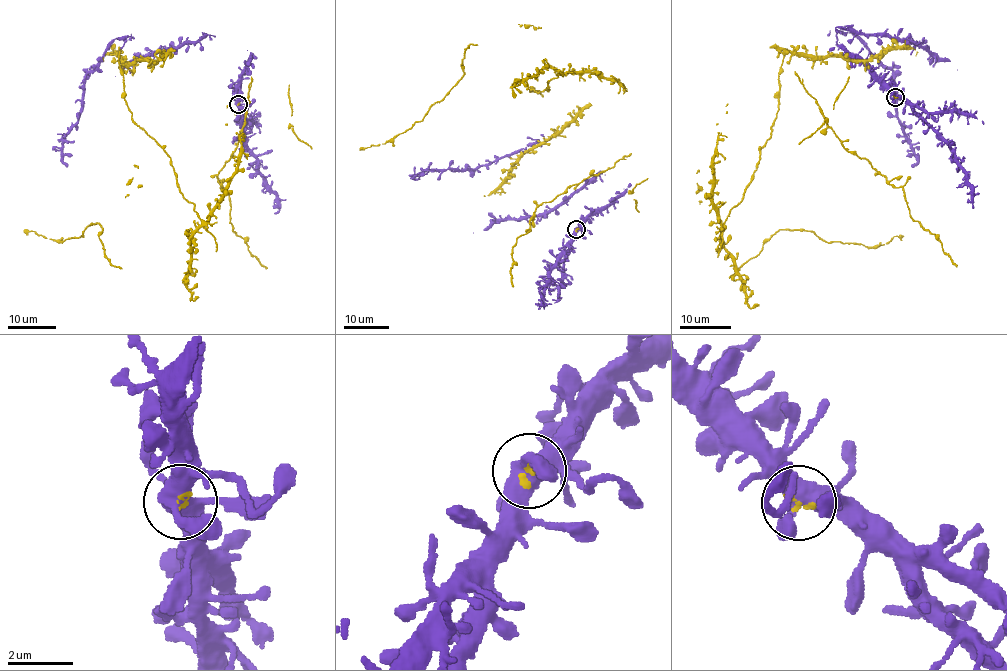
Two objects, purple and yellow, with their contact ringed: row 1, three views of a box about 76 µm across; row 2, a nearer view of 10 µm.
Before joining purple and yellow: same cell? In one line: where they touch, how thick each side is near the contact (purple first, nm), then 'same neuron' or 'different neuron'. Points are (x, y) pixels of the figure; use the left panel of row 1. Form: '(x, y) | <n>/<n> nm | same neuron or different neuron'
(238, 104) | 500/130 nm | same neuron

